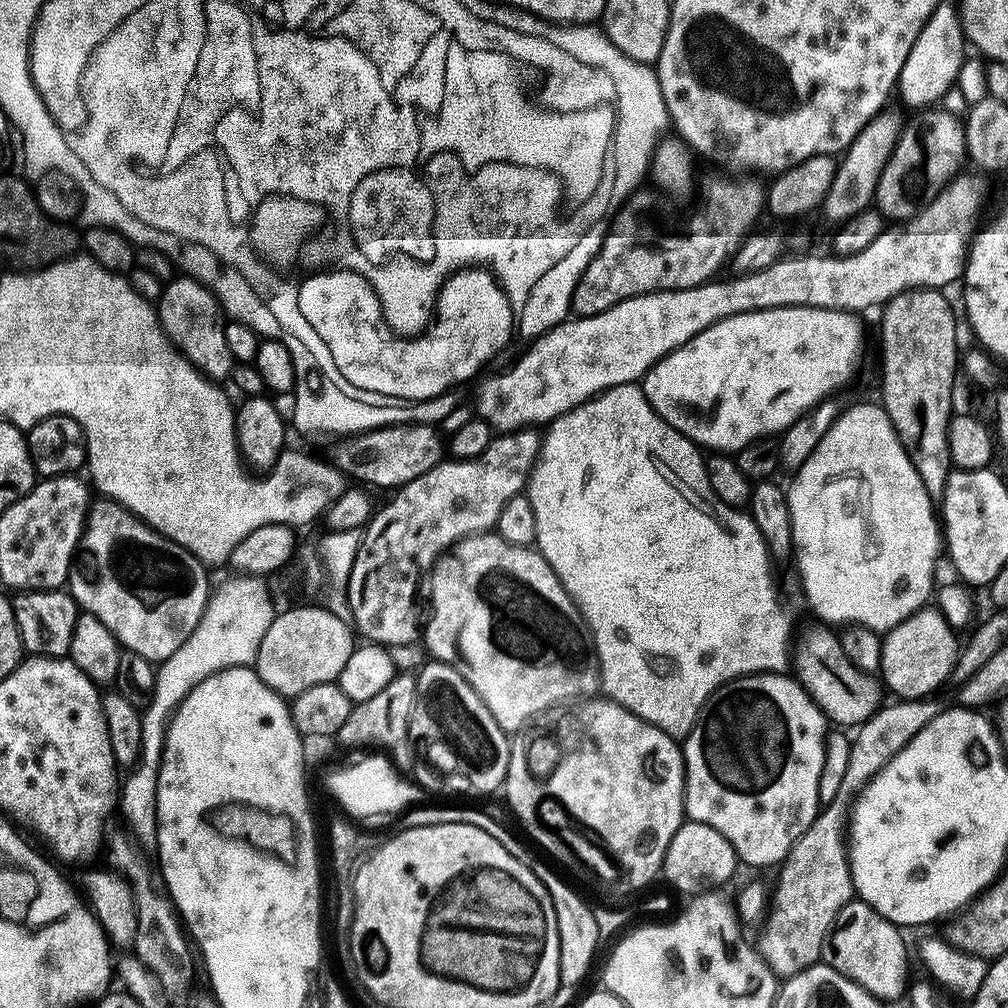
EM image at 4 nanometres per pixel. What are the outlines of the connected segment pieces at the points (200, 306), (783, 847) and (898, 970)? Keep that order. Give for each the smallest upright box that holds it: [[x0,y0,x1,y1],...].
[[158,274,234,382],[682,675,826,868],[820,898,909,1002]]

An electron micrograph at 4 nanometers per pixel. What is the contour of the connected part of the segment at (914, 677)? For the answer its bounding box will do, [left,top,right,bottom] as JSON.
[879,606,958,700]

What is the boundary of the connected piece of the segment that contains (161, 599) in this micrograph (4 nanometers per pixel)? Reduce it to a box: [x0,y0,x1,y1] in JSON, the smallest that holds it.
[68,498,210,662]

